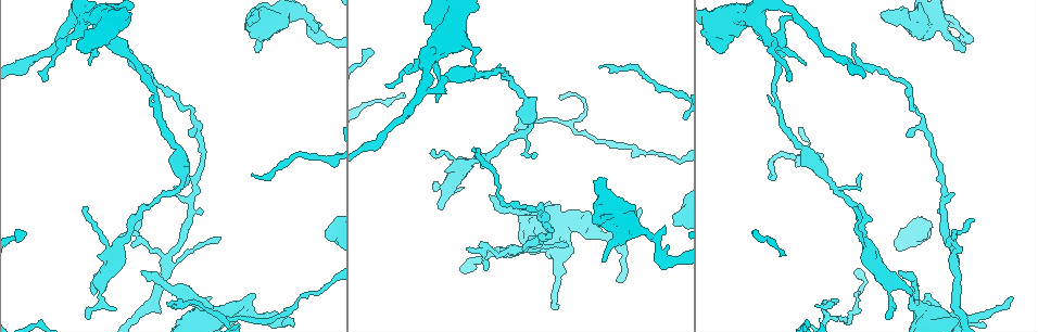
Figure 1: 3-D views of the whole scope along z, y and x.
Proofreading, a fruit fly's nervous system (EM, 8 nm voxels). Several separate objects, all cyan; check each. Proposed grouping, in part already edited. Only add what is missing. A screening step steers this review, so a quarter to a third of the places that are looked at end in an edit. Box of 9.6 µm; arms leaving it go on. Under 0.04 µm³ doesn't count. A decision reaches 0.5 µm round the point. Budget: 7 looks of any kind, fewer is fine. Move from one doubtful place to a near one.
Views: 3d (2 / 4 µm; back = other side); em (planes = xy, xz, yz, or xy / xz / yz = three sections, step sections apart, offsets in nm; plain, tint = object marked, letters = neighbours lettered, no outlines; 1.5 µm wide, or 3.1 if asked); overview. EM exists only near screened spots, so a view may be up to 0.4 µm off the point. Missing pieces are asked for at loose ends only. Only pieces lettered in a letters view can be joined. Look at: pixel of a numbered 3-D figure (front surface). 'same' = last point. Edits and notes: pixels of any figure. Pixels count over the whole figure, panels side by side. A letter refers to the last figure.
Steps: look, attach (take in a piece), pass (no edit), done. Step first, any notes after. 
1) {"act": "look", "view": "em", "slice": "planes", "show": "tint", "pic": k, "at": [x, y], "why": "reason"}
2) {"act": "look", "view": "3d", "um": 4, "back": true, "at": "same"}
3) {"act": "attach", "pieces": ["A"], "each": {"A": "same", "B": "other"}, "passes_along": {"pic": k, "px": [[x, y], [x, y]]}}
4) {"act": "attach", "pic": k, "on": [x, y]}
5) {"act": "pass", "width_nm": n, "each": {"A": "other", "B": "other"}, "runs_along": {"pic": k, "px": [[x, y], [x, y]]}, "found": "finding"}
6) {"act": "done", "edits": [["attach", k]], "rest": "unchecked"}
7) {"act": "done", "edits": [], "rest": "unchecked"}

{"act": "look", "view": "em", "slice": "planes", "show": "letters", "pic": 1, "at": [1008, 298], "why": "thin end"}

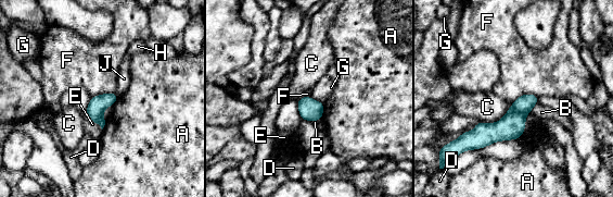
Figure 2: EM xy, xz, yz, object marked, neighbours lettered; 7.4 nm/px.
{"act": "pass", "each": {"A": "other", "B": "other", "C": "other", "D": "other", "E": "other", "F": "other", "G": "other", "H": "other", "J": "other"}, "runs_along": {"pic": 2, "px": [[535, 99], [500, 131], [468, 142]]}, "found": "none of them fits"}

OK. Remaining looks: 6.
{"act": "look", "view": "em", "slice": "xy", "step": 8, "show": "letters", "pic": 1, "at": [565, 247], "why": "branch stops here"}

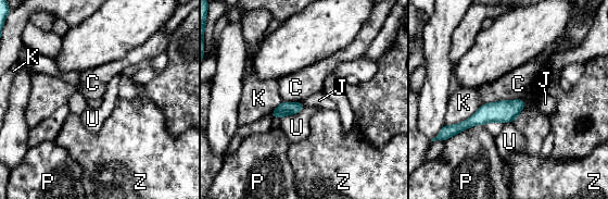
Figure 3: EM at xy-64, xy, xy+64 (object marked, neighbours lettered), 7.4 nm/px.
{"act": "pass", "width_nm": 70, "each": {"C": "other", "J": "other", "K": "other", "P": "other", "U": "other", "Z": "other"}, "border": {"pic": 3, "px": [[523, 98], [496, 100], [483, 104]]}, "found": "no lettered piece goes on from it"}

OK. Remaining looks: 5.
{"act": "look", "view": "3d", "um": 4, "back": true, "pic": 1, "at": [535, 157], "why": "branch stops here"}

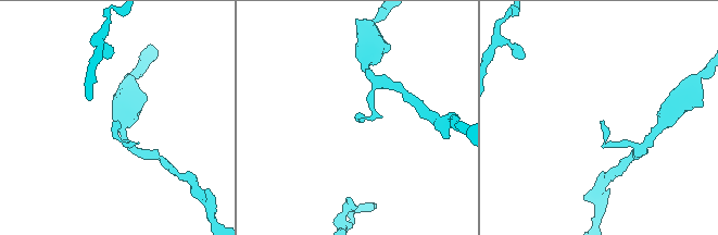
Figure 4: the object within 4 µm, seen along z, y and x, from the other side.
{"act": "look", "view": "em", "slice": "planes", "show": "letters", "pic": 4, "at": [357, 118], "why": "shape alone is not enough"}

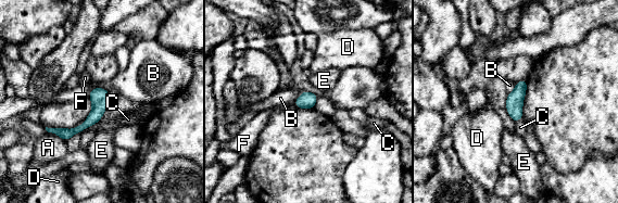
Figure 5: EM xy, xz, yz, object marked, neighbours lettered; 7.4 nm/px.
{"act": "pass", "width_nm": 120, "longest_contact_nm": ["B", 160], "each": {"A": "other", "B": "other", "C": "other", "D": "other", "E": "other", "F": "other"}, "found": "none of them fits"}

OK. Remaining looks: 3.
{"act": "done", "edits": [], "rest": "unchecked"}

